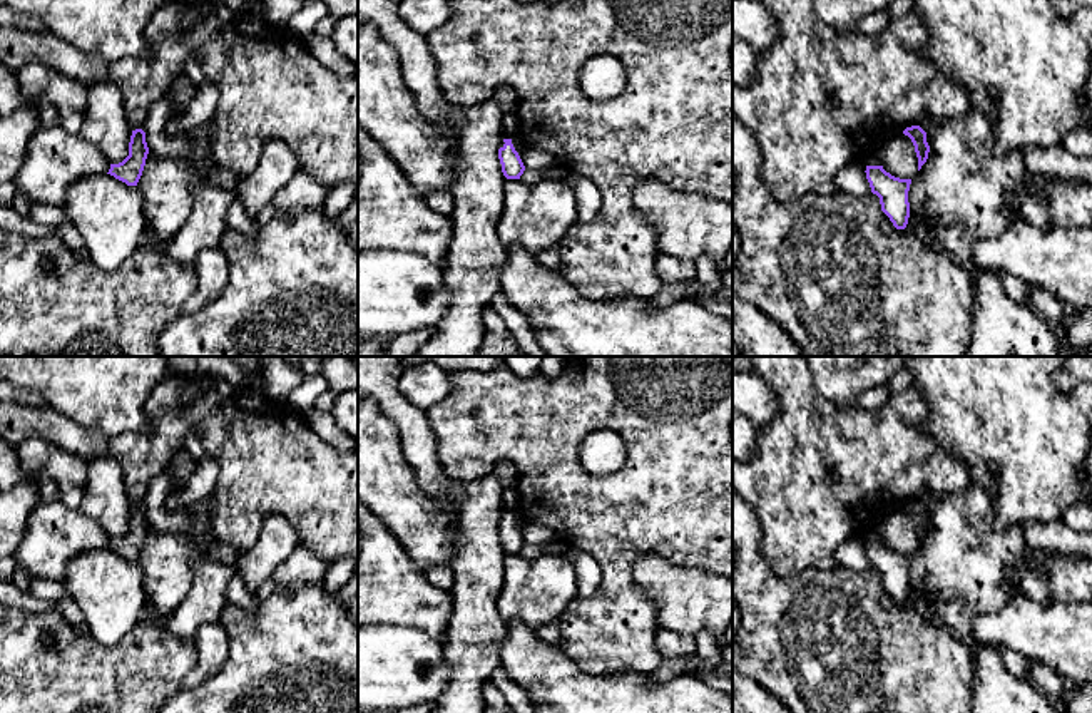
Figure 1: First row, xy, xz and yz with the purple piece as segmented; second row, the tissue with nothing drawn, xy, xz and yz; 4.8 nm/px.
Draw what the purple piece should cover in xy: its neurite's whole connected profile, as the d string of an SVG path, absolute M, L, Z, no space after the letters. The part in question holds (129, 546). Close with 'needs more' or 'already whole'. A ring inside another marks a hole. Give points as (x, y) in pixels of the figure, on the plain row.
M135 504L130 510L129 531L119 539L110 539L107 549L125 557L127 561L137 561L145 541L147 529L149 522L145 517L145 507L142 504Z | already whole

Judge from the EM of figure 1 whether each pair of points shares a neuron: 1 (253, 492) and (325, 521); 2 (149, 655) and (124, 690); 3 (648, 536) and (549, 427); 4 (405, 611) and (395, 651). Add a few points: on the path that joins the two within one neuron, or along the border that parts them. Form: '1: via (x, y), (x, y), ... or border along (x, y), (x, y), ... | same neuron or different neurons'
1: via (271, 492), (293, 492), (306, 506) | same neuron
2: via (149, 663), (131, 682) | same neuron
3: via (617, 518), (556, 457) | same neuron
4: border along (375, 621), (412, 625), (438, 641) | different neurons

